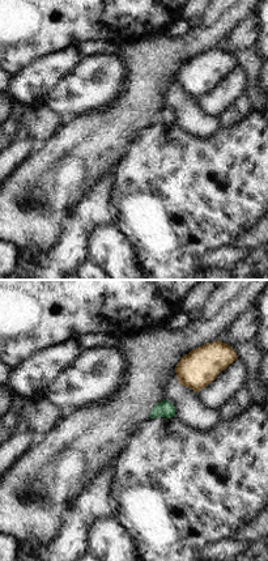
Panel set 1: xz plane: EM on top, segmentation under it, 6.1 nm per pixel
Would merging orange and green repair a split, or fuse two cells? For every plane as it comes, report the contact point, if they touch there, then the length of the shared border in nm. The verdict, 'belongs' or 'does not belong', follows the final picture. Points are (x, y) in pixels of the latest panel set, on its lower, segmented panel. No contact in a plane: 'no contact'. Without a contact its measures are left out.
no contact

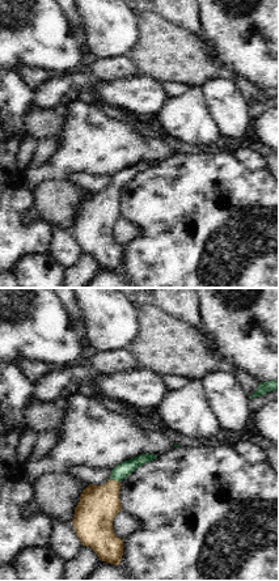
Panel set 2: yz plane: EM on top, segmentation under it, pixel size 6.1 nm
contact (114, 480); length 70 nm

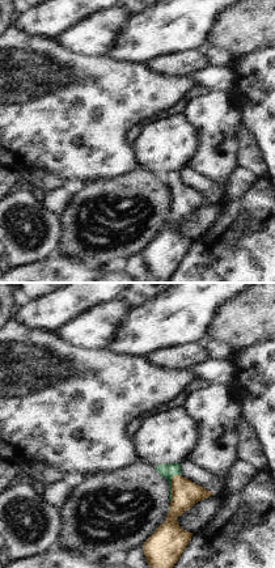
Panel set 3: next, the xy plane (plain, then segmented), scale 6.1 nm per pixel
contact (172, 486); length 190 nm

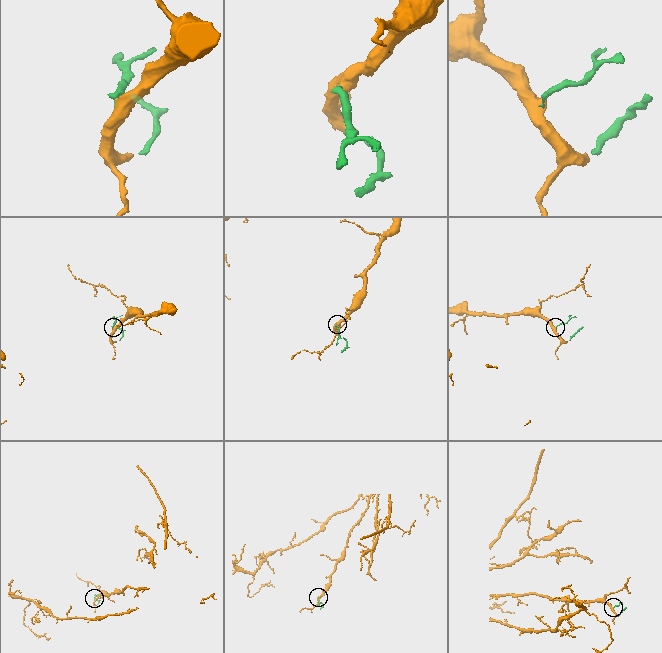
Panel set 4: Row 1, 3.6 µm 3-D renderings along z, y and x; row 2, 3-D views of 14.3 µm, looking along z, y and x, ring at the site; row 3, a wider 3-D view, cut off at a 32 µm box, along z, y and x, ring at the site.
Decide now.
belongs

